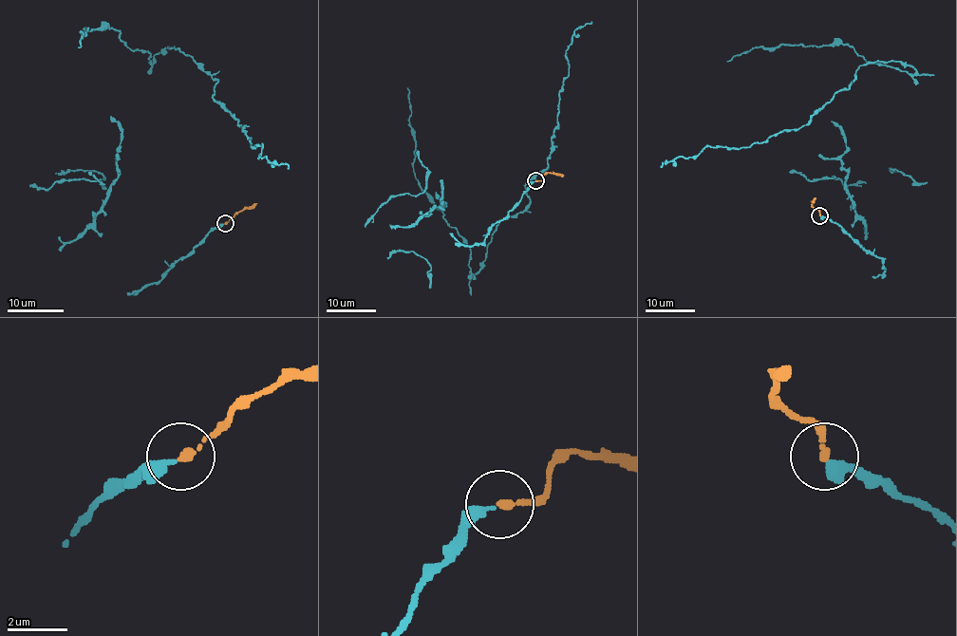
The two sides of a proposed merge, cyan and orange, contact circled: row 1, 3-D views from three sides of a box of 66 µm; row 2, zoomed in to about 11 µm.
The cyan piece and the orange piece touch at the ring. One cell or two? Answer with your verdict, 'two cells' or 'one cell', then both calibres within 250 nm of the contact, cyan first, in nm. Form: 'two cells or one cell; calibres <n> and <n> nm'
one cell; calibres 320 and 240 nm

